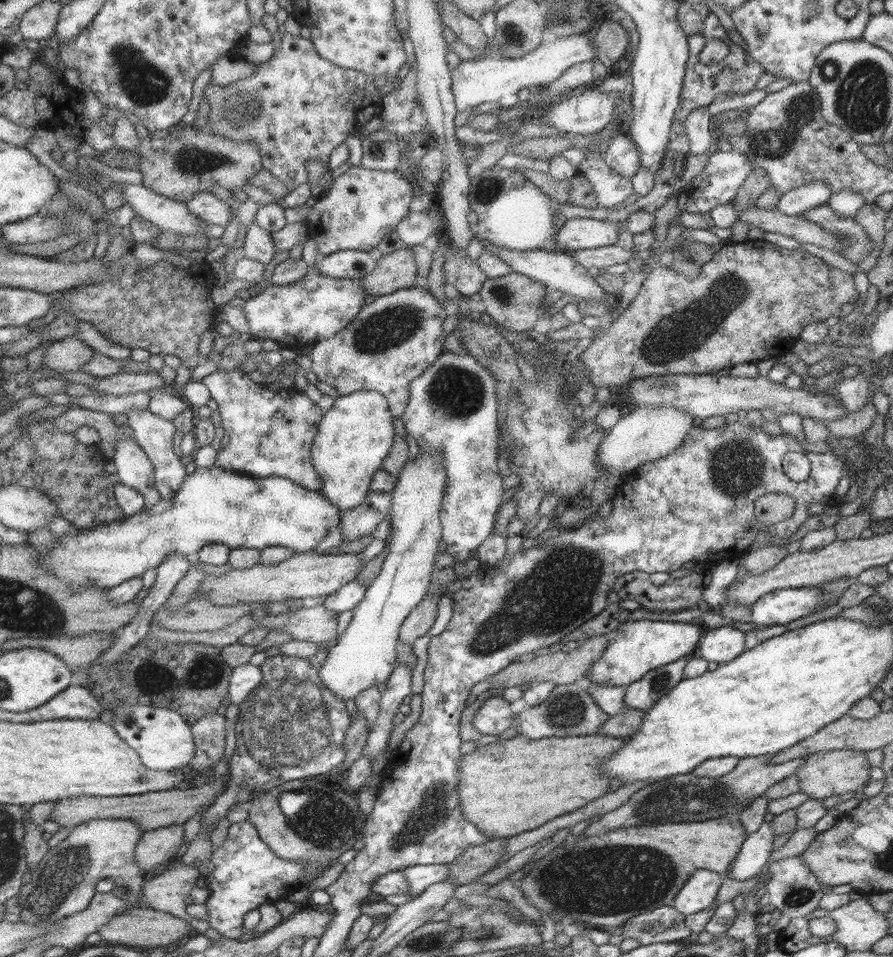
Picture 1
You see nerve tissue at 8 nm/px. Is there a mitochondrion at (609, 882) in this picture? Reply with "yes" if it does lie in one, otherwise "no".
yes

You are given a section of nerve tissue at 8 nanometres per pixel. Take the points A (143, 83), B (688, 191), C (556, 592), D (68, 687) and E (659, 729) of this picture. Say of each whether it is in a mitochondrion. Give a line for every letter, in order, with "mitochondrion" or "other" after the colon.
A: mitochondrion
B: other
C: mitochondrion
D: other
E: other

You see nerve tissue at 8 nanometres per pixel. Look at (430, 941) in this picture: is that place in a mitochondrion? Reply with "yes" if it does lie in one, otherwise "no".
yes

